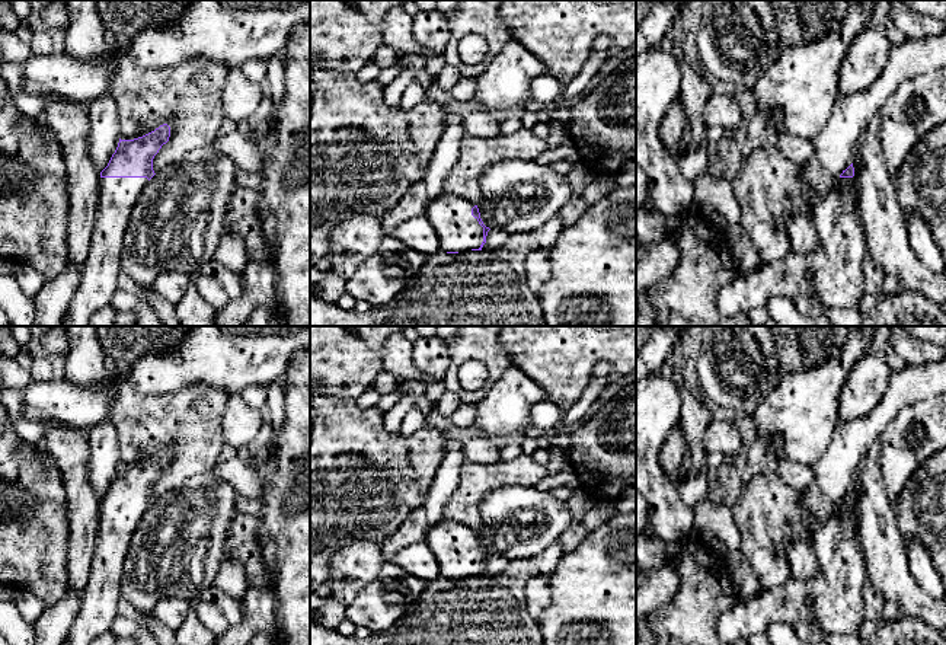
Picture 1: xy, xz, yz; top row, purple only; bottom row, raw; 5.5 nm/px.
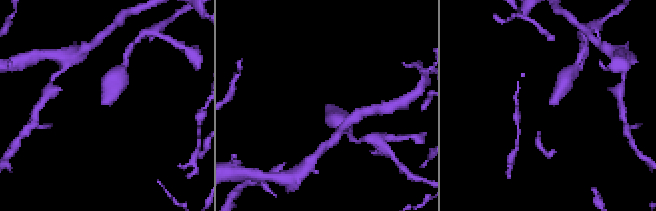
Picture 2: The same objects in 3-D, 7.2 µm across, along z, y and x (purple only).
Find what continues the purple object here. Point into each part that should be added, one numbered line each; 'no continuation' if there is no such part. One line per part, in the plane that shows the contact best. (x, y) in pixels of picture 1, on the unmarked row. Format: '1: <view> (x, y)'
1: xz (457, 556)

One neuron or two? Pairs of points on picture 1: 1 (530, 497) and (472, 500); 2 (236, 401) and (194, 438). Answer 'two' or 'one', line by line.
1: two
2: two

